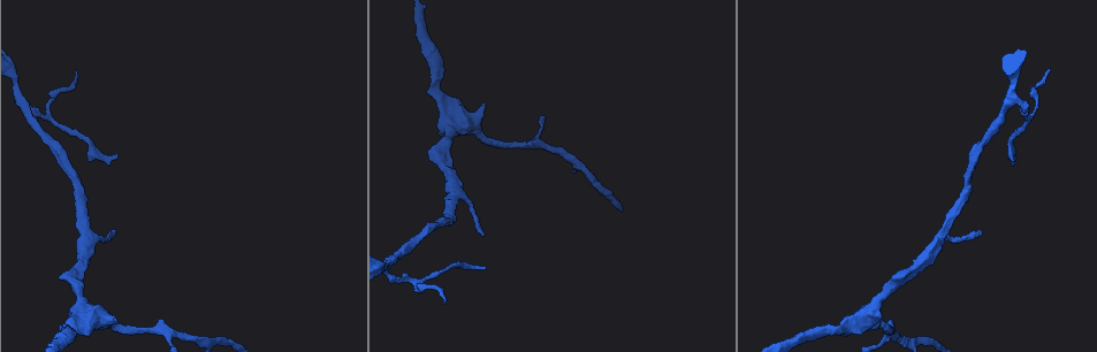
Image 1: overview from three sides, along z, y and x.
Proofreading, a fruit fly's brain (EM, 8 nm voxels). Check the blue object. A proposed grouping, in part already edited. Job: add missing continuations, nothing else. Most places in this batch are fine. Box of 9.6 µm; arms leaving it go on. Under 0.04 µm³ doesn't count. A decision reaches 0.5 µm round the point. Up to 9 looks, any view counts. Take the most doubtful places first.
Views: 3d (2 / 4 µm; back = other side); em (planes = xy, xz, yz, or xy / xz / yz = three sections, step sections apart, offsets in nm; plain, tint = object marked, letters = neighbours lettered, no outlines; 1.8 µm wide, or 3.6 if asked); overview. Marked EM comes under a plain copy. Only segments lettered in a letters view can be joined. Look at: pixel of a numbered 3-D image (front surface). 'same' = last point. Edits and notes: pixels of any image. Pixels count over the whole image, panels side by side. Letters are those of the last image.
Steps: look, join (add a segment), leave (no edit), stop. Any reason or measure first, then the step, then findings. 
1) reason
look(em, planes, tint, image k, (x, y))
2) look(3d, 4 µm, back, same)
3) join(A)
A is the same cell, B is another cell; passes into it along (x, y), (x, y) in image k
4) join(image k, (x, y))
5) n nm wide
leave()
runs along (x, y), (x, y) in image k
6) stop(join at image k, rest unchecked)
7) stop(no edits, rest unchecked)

free end
look(3d, 4 µm, image 1, (486, 268))

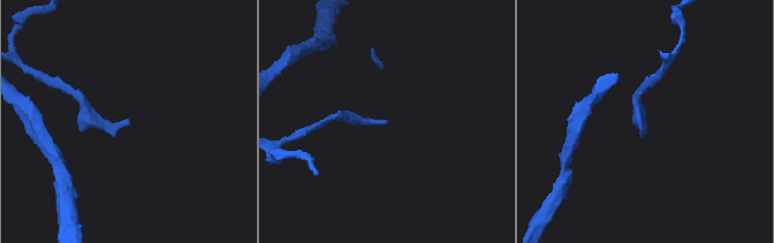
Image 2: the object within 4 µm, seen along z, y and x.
look(em, planes, letters, image 2, (386, 121))

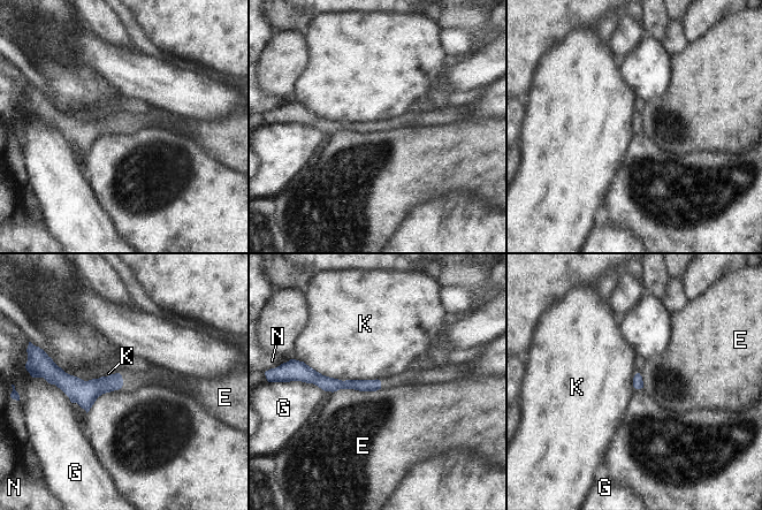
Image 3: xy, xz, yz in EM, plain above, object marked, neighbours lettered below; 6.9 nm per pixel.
leave()
E, G, K and N are other cells; runs along (309, 377), (330, 385), (378, 386) in image 3; none of them fits

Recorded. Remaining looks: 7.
free end
look(3d, 2 µm, image 1, (482, 236))

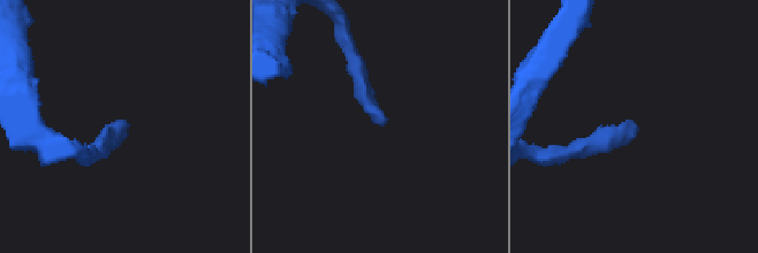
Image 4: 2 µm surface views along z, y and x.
now the EM
look(em, planes, letters, image 4, (122, 124))

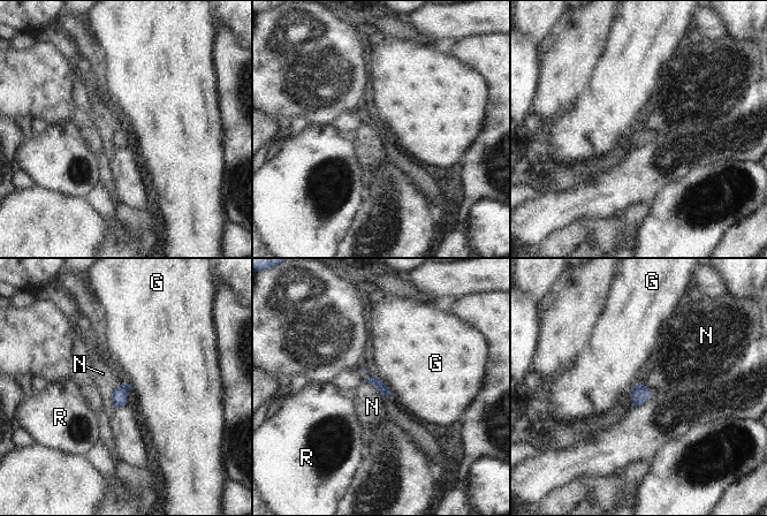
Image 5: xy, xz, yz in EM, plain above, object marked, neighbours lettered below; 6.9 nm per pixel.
leave()
G, N and R are other cells; no lettered segment goes on from it

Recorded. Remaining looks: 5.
thin end
look(3d, 2 µm, image 1, (445, 302))

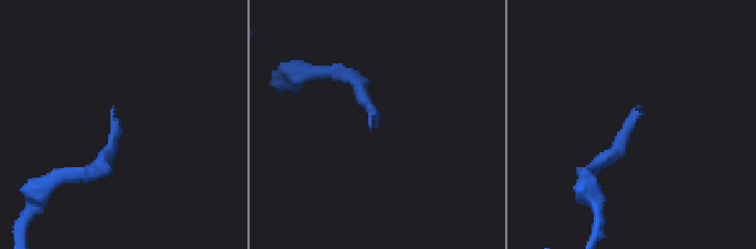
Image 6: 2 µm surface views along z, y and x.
look(em, planes, letters, image 6, (371, 123))

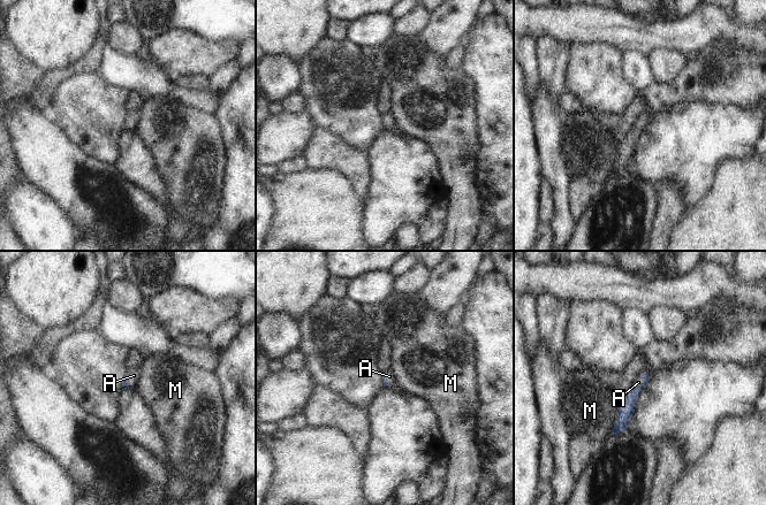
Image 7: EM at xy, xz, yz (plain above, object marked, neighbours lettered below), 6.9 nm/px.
join(A)
A is the same cell, M is another cell; passes into it along (627, 407), (643, 382), (638, 382) in image 7; it goes on there

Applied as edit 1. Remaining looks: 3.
look(overview)

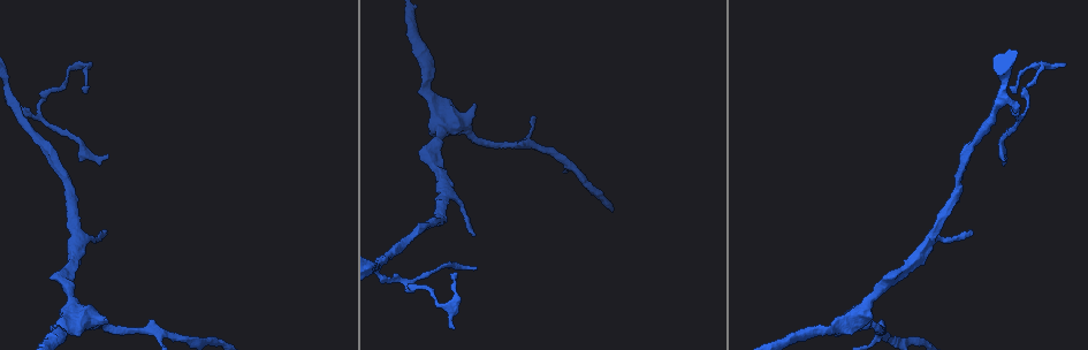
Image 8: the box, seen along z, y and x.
look(em, yz, step 16, letters, image 8, (10, 100))

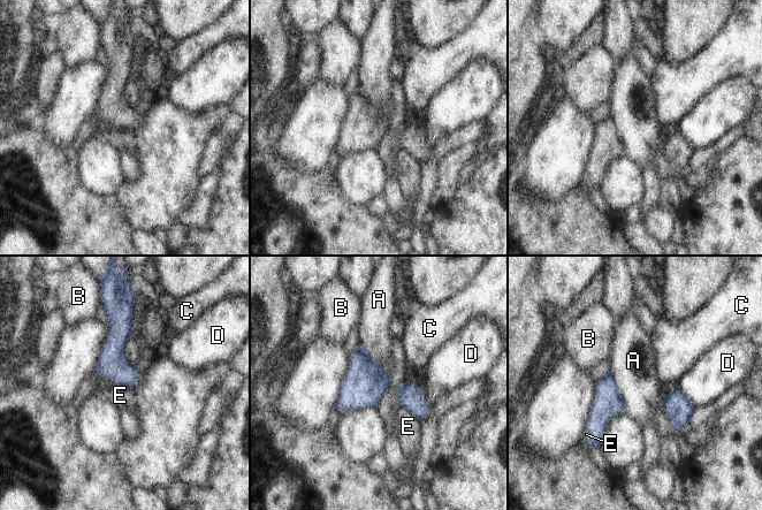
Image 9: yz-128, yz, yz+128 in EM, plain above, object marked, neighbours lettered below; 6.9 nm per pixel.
leave()
A, B, C, D and E are other cells; no lettered segment goes on from it

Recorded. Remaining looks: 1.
stop(join at image 7, rest unchecked)

